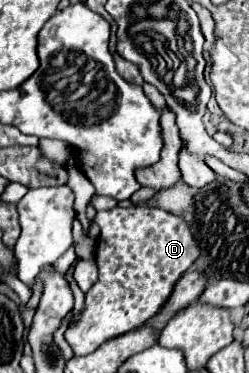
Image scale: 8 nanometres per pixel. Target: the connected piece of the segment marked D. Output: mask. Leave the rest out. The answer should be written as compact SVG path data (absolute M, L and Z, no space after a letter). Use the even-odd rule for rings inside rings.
M133 206L133 208L113 208L113 210L101 210L95 214L93 222L101 228L99 242L97 242L97 252L95 260L99 266L99 280L91 286L91 290L85 294L85 312L77 326L69 328L65 332L65 340L73 348L77 356L91 354L97 350L103 342L117 338L125 332L141 328L147 320L157 316L165 302L169 300L175 282L183 276L183 272L199 258L201 250L197 246L197 240L193 238L189 224L175 216L169 214L161 208L143 208L143 206Z

